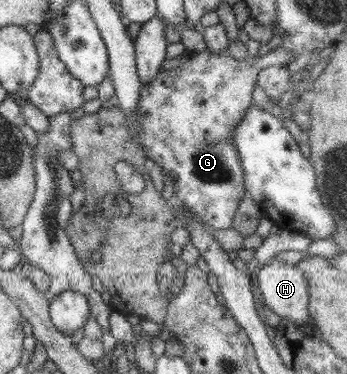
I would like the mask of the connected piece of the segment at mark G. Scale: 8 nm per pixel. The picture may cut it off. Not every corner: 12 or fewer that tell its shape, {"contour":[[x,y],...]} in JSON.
{"contour":[[184,51],[142,83],[141,148],[216,230],[244,199],[255,60]]}

